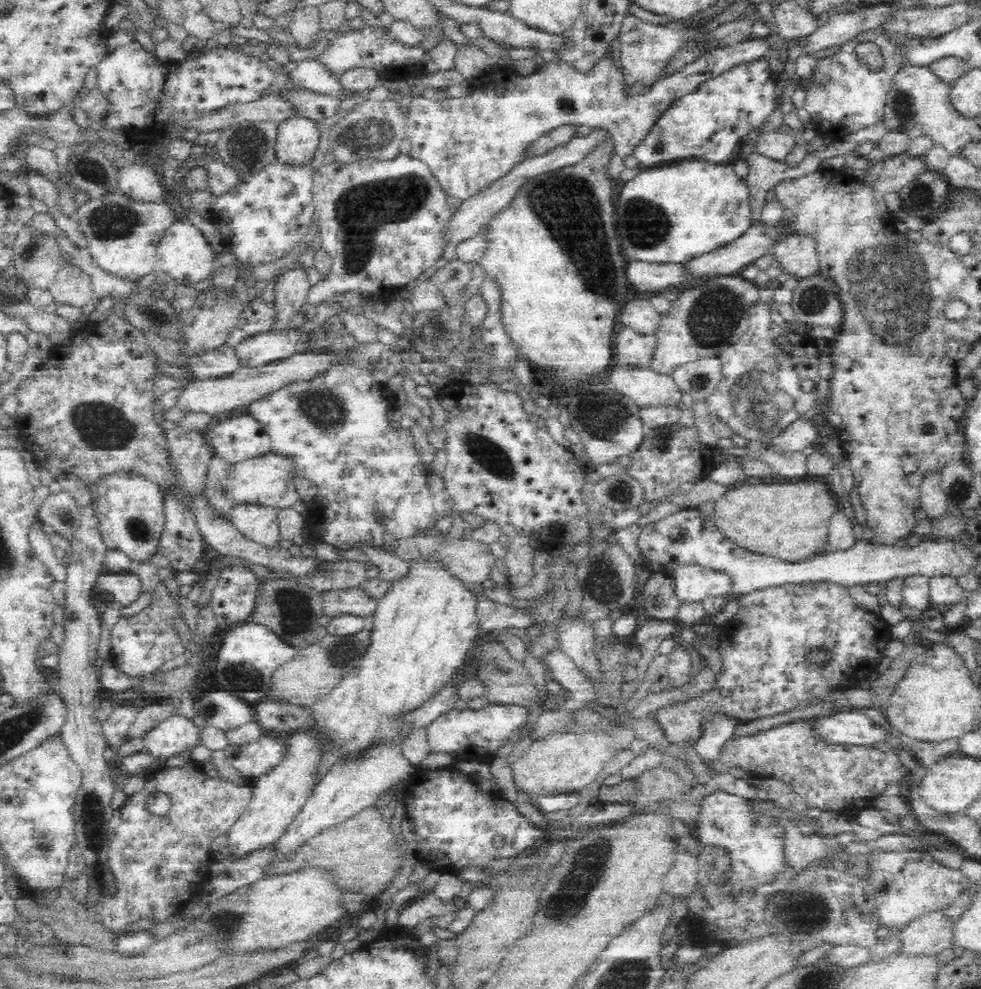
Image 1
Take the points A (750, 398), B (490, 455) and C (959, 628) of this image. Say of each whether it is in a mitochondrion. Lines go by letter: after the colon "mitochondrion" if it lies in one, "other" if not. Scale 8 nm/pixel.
A: mitochondrion
B: mitochondrion
C: other

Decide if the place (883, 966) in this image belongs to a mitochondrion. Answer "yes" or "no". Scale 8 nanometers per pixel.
no

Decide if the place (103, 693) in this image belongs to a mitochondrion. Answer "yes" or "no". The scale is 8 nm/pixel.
no

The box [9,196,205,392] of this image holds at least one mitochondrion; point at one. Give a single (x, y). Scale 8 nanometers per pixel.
(109, 220)

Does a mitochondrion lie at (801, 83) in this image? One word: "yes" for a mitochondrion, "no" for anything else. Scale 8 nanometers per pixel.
no

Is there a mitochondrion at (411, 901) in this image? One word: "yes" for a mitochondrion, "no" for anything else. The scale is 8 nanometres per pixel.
no

